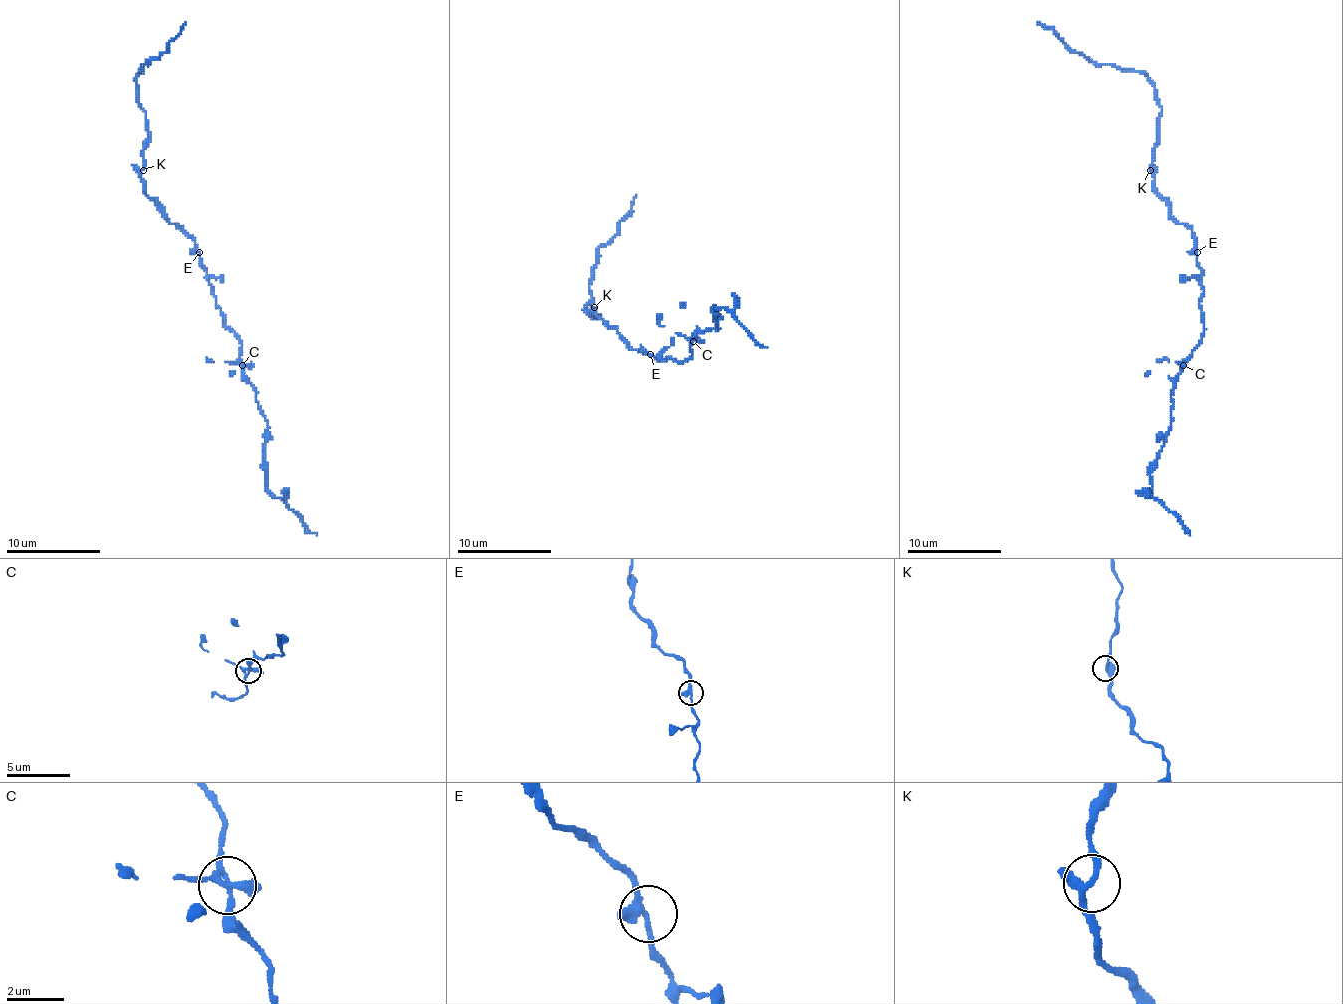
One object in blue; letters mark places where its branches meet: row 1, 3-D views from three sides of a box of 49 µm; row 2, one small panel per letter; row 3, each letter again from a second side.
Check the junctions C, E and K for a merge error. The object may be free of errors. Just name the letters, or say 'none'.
none

